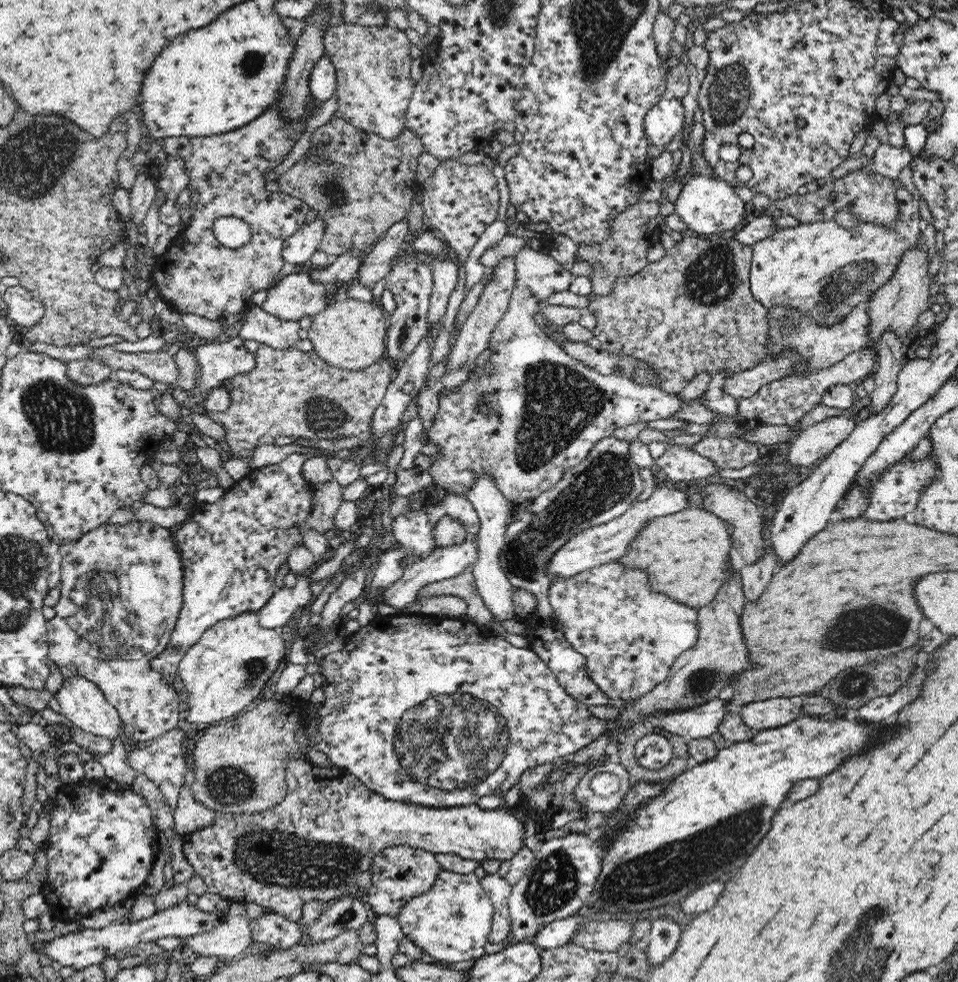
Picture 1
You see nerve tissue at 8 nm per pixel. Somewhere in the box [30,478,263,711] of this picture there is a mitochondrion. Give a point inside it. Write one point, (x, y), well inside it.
(111, 619)

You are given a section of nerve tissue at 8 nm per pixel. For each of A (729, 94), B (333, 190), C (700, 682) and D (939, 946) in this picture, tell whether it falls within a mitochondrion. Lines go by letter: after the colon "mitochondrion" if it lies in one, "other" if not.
A: mitochondrion
B: mitochondrion
C: mitochondrion
D: other

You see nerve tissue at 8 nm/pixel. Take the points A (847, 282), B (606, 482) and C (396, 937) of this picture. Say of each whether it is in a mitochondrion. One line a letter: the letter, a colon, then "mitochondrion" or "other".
A: mitochondrion
B: mitochondrion
C: other

